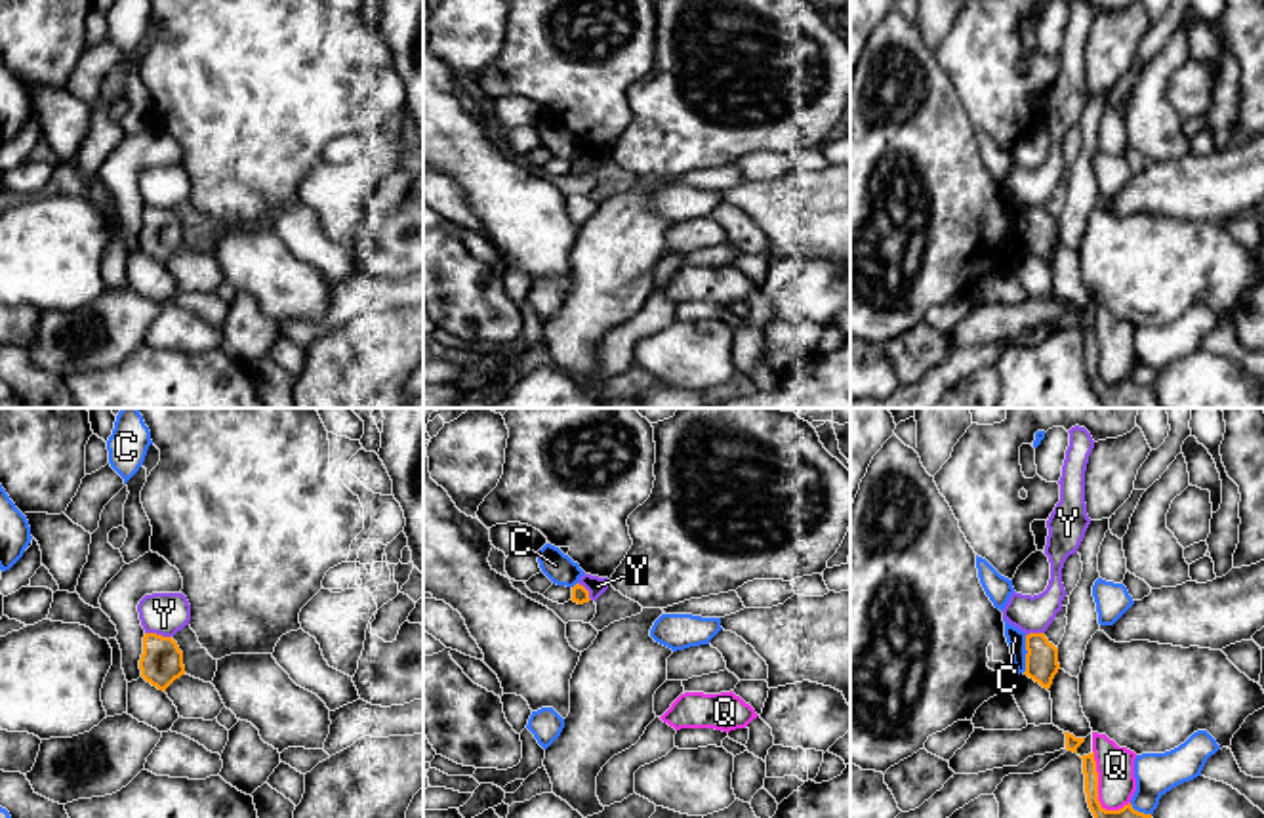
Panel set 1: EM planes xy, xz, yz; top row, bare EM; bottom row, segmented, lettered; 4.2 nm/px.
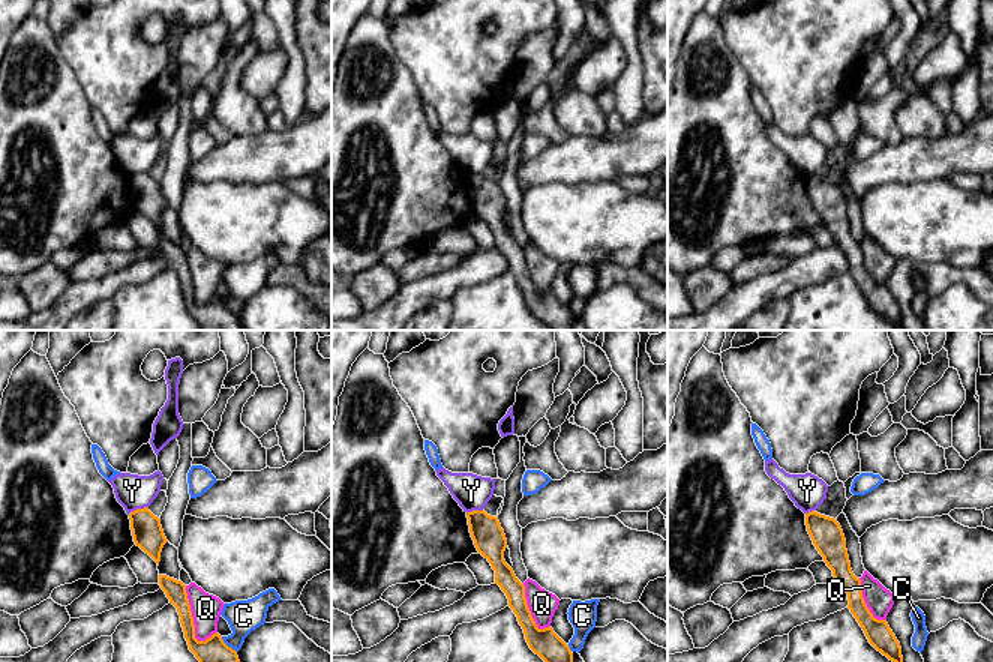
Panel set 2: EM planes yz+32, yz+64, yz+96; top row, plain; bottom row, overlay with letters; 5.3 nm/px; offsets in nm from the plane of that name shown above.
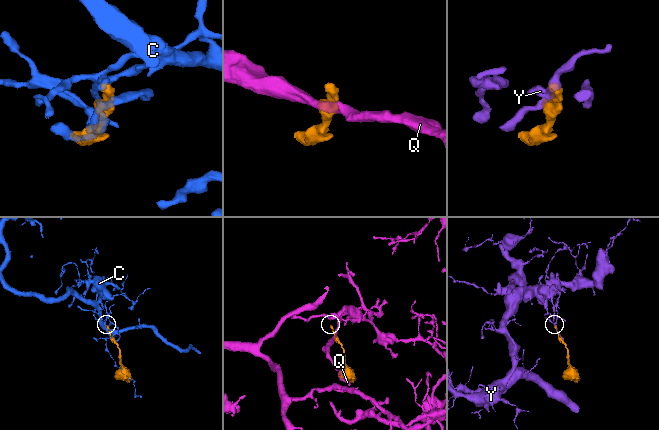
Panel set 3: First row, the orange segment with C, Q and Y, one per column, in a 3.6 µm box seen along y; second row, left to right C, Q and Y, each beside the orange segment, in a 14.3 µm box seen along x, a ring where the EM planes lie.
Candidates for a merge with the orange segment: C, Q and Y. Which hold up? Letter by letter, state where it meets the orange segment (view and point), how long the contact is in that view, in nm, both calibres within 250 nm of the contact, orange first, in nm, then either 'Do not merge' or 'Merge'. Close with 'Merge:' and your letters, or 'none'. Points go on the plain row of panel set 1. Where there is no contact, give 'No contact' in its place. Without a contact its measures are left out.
C: Touches orange at yz (1026, 227). Shared border 160 nm. Thickness 140 nm (orange) against 80 nm. Do not merge
Q: Touches orange at yz (1097, 359). Shared border 280 nm. Thickness 220 nm (orange) against 160 nm. Do not merge
Y: Touches orange at xy (159, 208). Shared border 110 nm. Thickness 180 nm (orange) against 180 nm. Do not merge
Merge: none

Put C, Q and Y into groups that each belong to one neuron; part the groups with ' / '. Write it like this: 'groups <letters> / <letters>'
groups C / Q / Y

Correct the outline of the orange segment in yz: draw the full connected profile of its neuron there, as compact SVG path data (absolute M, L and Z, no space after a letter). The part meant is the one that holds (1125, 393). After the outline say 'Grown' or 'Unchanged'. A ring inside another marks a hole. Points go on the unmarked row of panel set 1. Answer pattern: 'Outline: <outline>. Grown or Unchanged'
Outline: M1094 324L1083 328L1085 366L1089 381L1102 400L1102 408L1159 408L1152 387L1144 387L1125 378L1119 383L1106 383L1098 374L1098 345Z. Unchanged

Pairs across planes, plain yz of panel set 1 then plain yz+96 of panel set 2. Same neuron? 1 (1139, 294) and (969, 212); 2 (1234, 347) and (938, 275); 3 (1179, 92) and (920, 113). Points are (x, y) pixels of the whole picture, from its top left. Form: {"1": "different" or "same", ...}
{"1": "same", "2": "same", "3": "different"}

